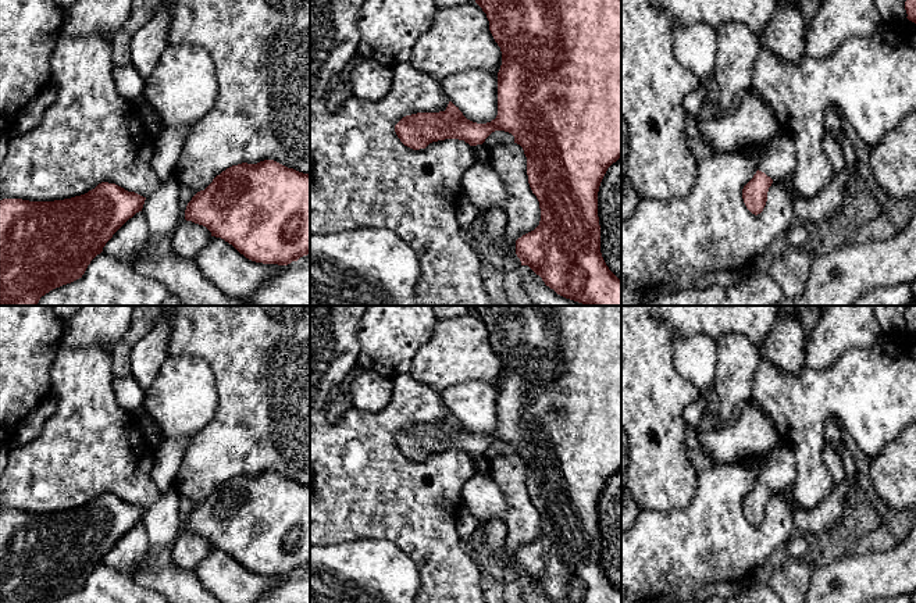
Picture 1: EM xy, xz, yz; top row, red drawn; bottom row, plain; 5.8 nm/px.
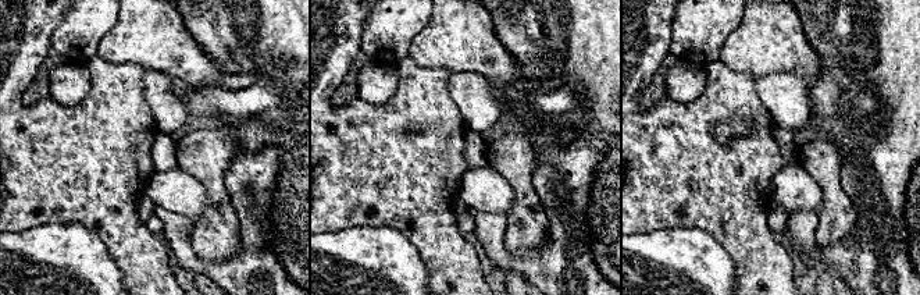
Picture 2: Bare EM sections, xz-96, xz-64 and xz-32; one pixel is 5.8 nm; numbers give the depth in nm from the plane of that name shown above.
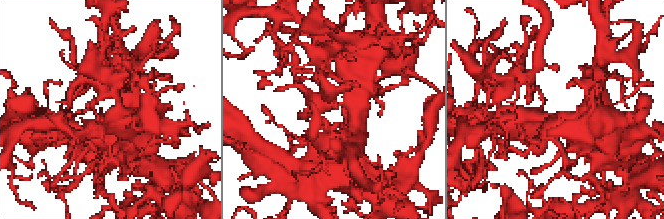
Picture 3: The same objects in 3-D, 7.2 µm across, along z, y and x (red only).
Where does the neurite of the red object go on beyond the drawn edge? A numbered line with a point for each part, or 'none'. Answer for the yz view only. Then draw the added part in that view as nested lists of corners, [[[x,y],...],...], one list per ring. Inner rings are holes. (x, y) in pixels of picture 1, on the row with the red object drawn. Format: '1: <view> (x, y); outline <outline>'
1: yz (777, 157); outline [[[781,131],[759,146],[759,171],[773,181],[791,176],[795,168],[796,150],[787,132]]]

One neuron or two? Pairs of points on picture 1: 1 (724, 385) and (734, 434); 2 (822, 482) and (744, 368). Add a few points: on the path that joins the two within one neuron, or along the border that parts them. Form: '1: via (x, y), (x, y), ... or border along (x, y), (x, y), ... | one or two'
1: border along (730, 420), (722, 425), (712, 427) | two
2: border along (761, 360), (748, 399) | two

